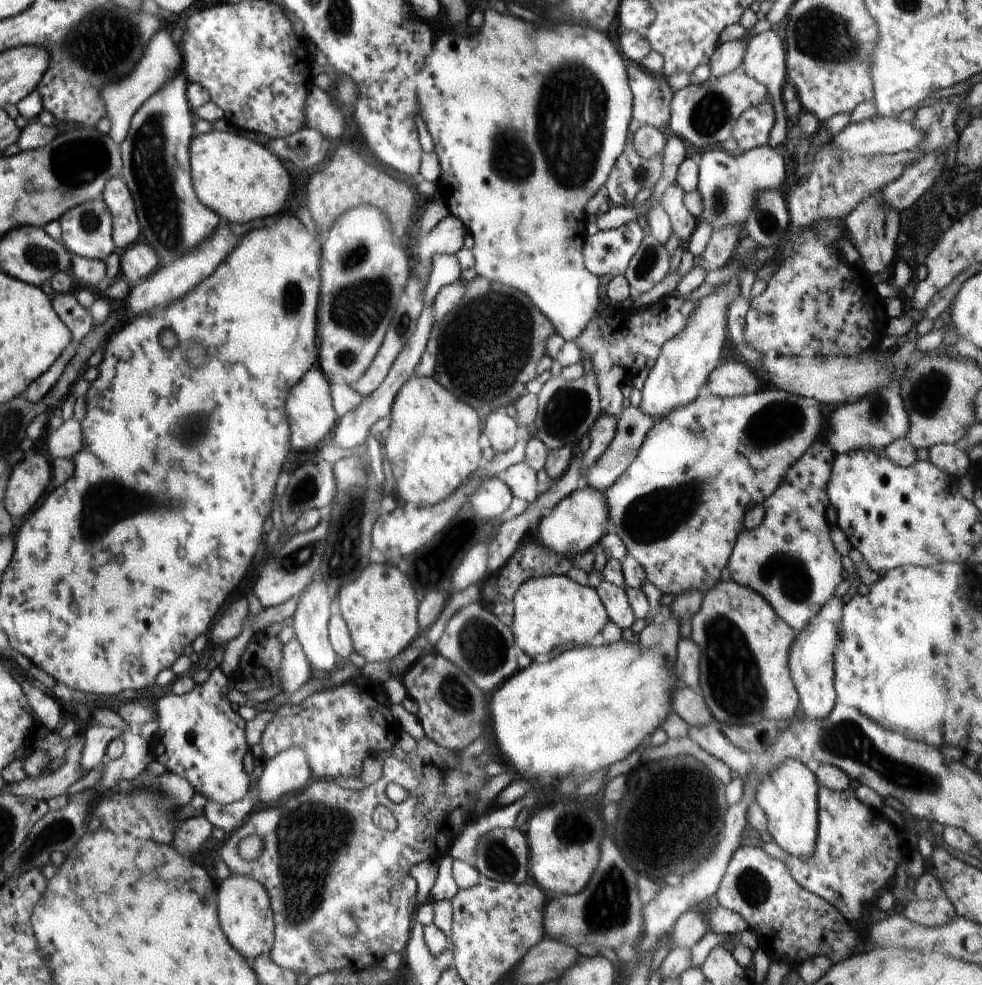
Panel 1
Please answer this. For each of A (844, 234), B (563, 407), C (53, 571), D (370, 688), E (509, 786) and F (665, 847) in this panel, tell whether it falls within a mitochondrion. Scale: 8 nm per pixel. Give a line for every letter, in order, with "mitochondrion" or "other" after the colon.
A: other
B: mitochondrion
C: other
D: other
E: other
F: other

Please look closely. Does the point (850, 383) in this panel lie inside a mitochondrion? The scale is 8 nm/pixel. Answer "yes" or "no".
no

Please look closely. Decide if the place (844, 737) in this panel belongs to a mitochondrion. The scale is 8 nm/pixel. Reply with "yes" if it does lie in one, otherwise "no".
yes

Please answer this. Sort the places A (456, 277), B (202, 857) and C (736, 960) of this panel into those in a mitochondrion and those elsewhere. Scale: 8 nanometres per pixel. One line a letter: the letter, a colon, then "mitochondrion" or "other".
A: other
B: other
C: other

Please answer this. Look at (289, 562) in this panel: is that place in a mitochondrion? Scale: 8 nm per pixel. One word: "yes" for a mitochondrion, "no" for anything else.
yes

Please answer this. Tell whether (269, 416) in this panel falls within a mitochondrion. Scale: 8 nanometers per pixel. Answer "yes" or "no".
no

